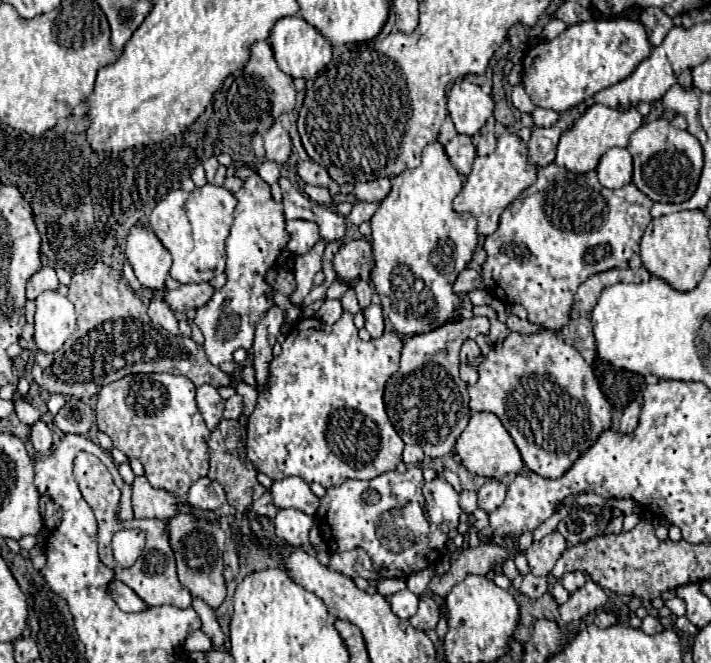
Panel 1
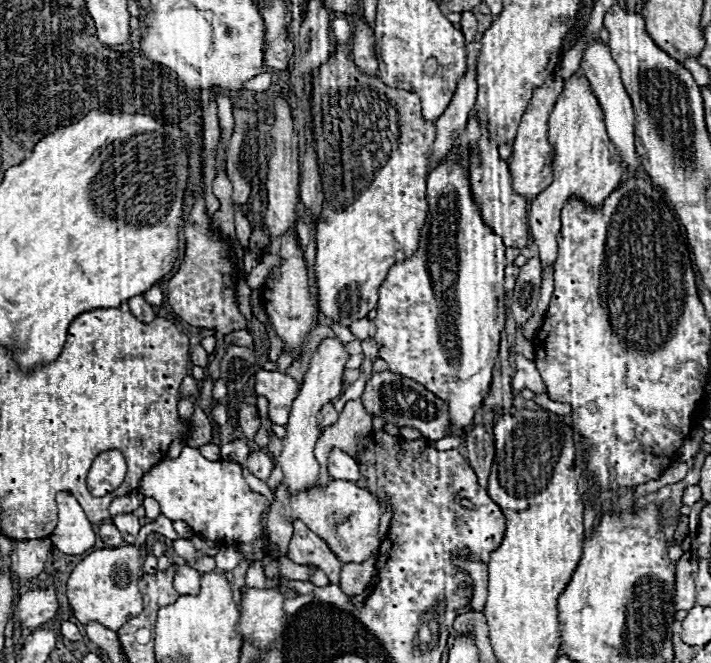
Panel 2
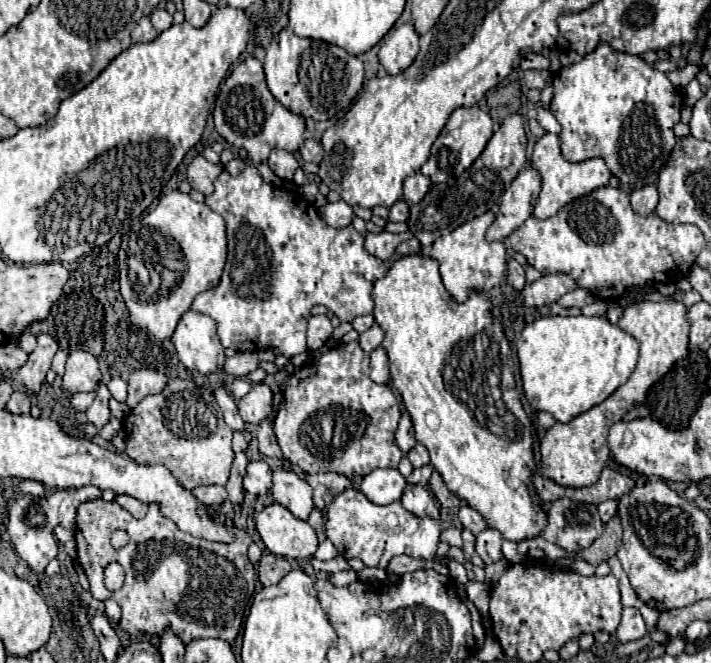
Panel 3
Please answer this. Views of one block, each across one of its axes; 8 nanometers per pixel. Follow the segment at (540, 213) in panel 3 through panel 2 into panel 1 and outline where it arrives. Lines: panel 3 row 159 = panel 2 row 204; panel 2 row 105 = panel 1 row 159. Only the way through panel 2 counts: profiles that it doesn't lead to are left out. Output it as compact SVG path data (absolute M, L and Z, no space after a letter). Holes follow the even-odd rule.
M592 104L588 106L580 118L564 130L558 142L558 154L556 154L556 164L568 168L570 172L590 172L596 168L598 160L608 148L614 146L626 146L628 138L632 132L636 132L642 126L642 114L634 108L628 106L624 108L608 108L604 104Z

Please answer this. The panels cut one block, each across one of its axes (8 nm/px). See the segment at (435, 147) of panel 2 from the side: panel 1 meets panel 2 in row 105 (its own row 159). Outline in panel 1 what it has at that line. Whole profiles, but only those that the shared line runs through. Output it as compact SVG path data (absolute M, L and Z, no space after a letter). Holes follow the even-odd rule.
M456 134L452 140L448 140L444 144L446 148L446 154L450 158L450 162L454 164L454 168L466 176L470 174L472 170L472 164L474 164L474 158L476 158L476 146L472 142L470 136L462 136L462 134Z

